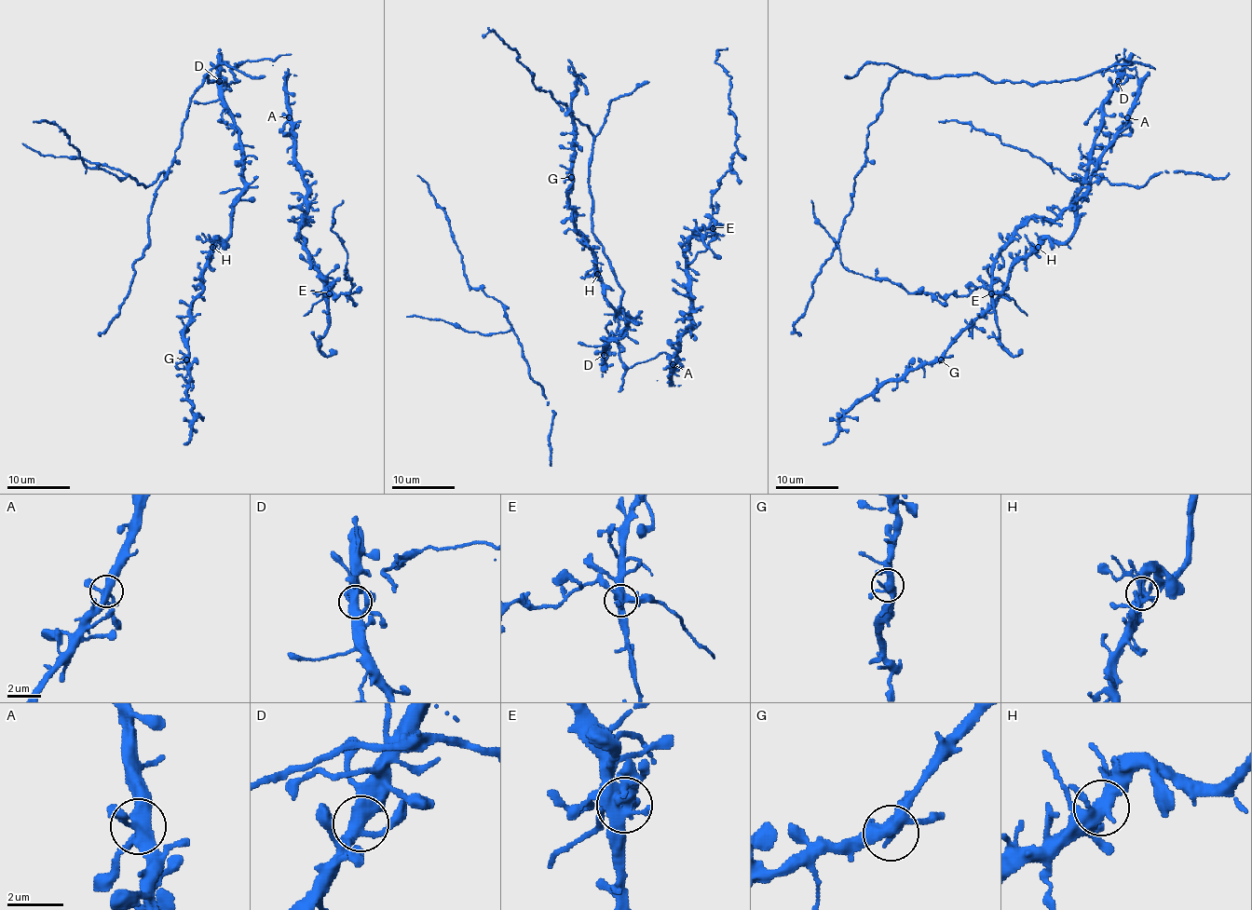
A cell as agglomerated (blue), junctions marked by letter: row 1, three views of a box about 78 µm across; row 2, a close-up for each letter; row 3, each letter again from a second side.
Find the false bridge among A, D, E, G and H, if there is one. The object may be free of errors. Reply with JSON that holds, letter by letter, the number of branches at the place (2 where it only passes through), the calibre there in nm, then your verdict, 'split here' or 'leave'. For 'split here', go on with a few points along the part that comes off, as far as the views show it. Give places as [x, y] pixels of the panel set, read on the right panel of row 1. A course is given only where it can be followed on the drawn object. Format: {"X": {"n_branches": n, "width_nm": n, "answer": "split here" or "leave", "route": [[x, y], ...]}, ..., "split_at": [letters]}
{"A": {"n_branches": 5, "width_nm": 420, "answer": "leave"}, "D": {"n_branches": 5, "width_nm": 440, "answer": "leave"}, "E": {"n_branches": 5, "width_nm": 440, "answer": "split here", "route": [[991, 293], [977, 287], [968, 294], [957, 296], [908, 293], [889, 280], [850, 271], [815, 215], [811, 199]]}, "G": {"n_branches": 5, "width_nm": 380, "answer": "leave"}, "H": {"n_branches": 5, "width_nm": 440, "answer": "leave"}, "split_at": ["E"]}

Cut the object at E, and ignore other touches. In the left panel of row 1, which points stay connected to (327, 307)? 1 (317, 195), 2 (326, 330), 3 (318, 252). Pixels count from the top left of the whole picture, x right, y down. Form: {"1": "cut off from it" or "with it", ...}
{"1": "with it", "2": "with it", "3": "with it"}

